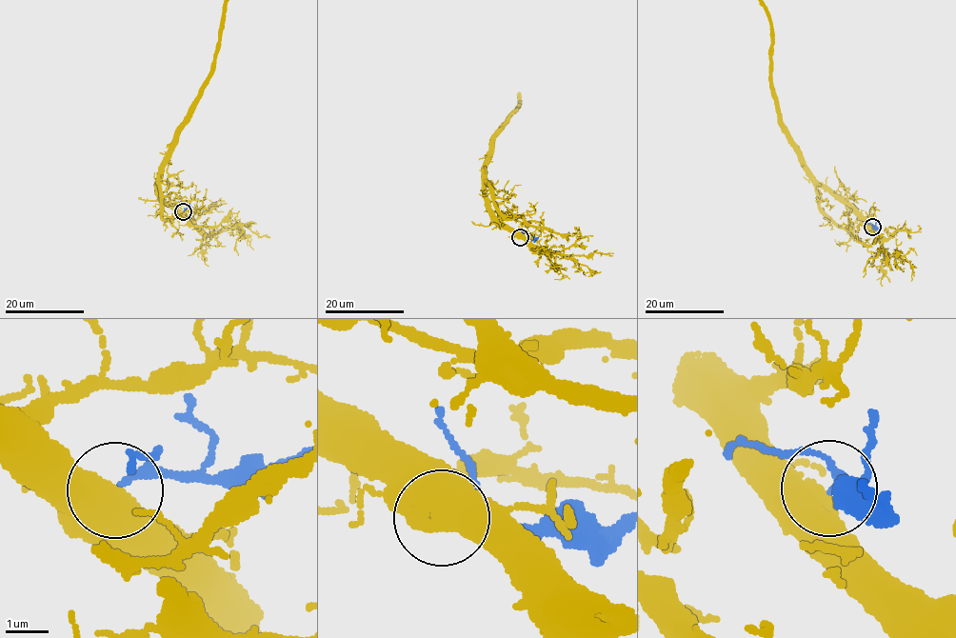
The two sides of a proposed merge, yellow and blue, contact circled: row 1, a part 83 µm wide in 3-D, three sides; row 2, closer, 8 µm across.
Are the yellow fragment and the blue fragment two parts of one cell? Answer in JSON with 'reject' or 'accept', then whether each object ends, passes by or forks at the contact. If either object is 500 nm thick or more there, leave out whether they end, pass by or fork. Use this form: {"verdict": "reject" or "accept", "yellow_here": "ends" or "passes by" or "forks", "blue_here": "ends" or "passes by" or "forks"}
{"verdict": "reject"}

